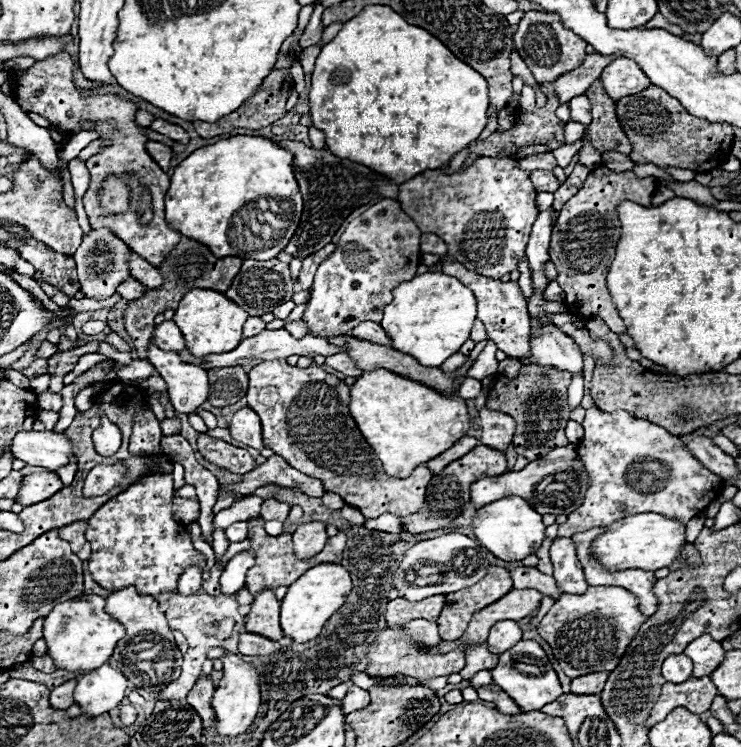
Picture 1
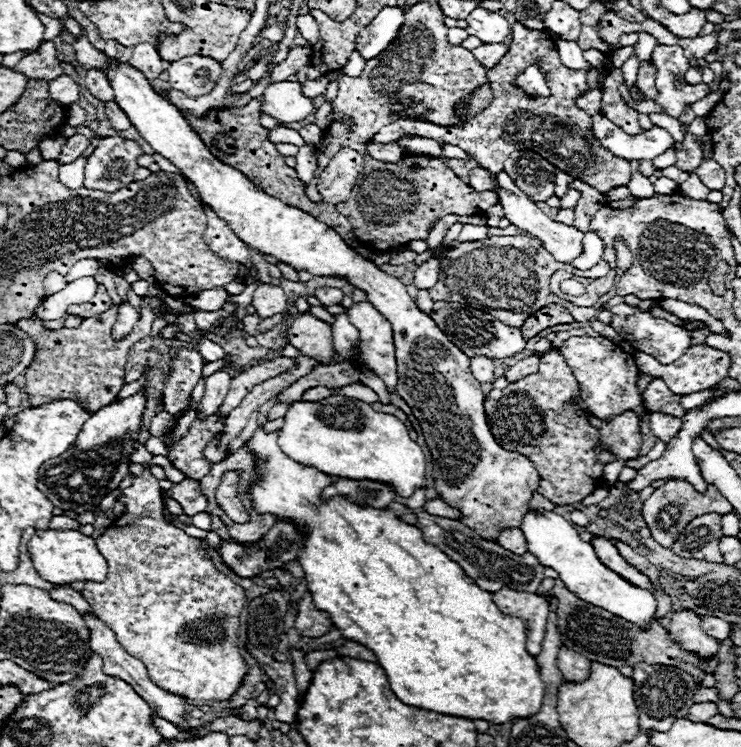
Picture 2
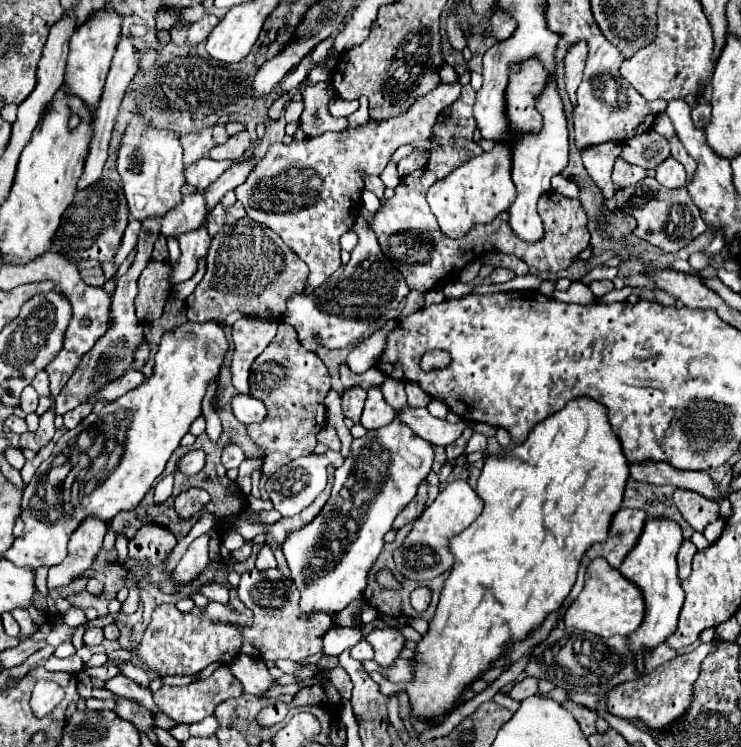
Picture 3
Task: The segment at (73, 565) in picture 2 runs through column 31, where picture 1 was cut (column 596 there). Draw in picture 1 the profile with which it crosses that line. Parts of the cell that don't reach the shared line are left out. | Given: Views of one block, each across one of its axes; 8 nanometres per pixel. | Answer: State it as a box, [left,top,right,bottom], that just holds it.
[592,512,686,570]

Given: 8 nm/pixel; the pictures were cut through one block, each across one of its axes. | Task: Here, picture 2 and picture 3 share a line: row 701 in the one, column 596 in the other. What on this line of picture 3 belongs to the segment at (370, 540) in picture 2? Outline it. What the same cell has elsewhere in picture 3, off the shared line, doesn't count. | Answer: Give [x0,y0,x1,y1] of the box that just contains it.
[400,396,630,720]

